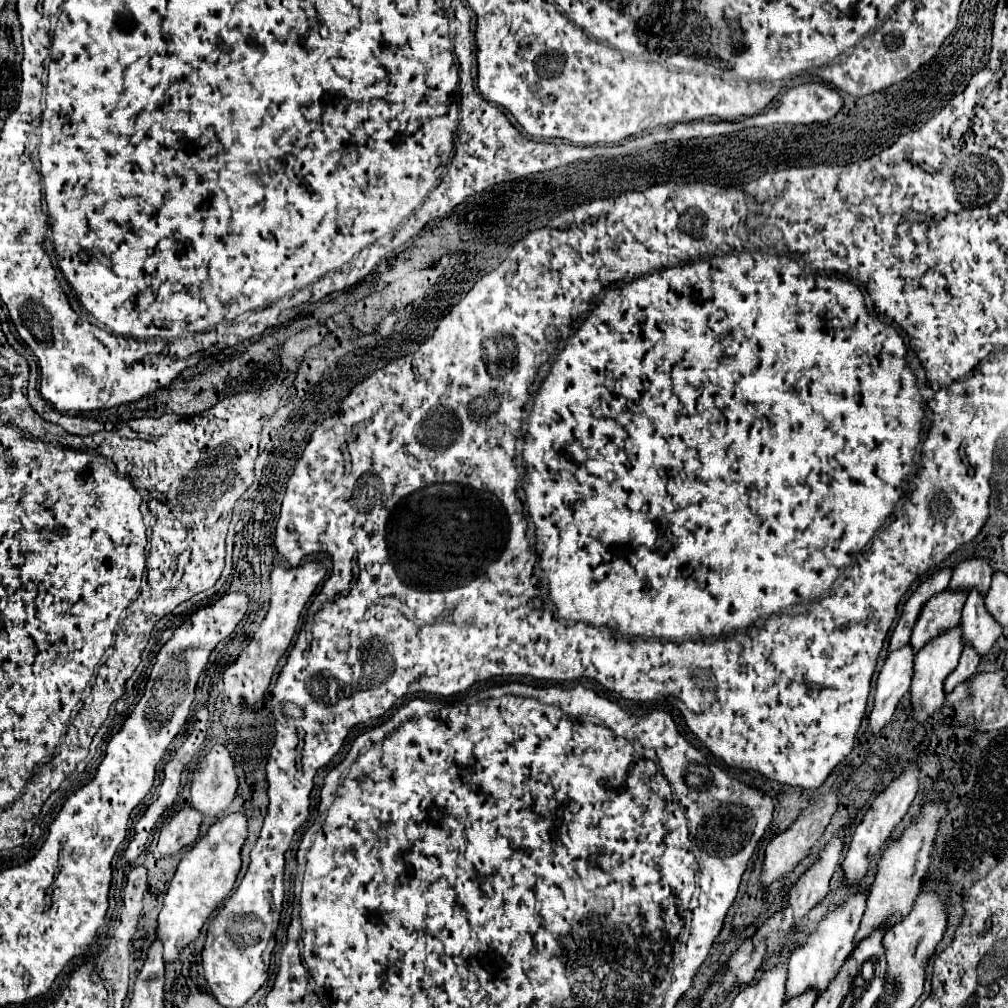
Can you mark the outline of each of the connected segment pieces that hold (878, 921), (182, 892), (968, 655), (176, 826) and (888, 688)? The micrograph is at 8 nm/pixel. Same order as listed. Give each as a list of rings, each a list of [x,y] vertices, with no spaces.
[[[934,802],[924,804],[918,818],[916,818],[916,822],[912,822],[904,830],[904,834],[898,842],[890,842],[888,848],[884,850],[884,854],[878,862],[878,876],[872,884],[870,894],[868,894],[868,906],[866,906],[864,918],[860,922],[860,930],[854,936],[854,948],[862,940],[872,936],[876,930],[886,932],[894,924],[902,922],[902,918],[906,914],[910,914],[910,908],[914,906],[914,900],[916,900],[918,890],[920,890],[920,880],[922,880],[922,876],[926,874],[926,868],[928,868],[932,842],[934,842],[936,828],[938,828],[938,822],[940,822],[942,814],[946,814],[942,804],[934,804]]]
[[[230,814],[220,818],[210,826],[208,834],[200,838],[194,848],[190,848],[170,882],[170,888],[164,896],[164,906],[158,916],[156,938],[164,946],[164,962],[176,962],[182,950],[192,944],[204,926],[204,922],[212,916],[212,912],[222,904],[222,900],[232,892],[236,874],[240,870],[240,848],[246,840],[246,818],[242,814]]]
[[[964,650],[962,656],[960,656],[958,668],[944,682],[946,694],[950,694],[958,684],[962,684],[964,680],[968,680],[970,676],[974,676],[976,668],[978,668],[978,662],[980,662],[980,658],[978,658],[978,654],[974,654],[974,650]]]
[[[184,806],[162,826],[158,838],[158,852],[174,856],[188,844],[194,844],[200,838],[200,824],[202,814],[198,814],[198,810],[194,810],[192,806]]]
[[[910,644],[886,658],[876,680],[874,708],[868,718],[870,734],[878,734],[892,720],[900,698],[910,688],[912,662],[914,662],[914,654],[910,654]]]

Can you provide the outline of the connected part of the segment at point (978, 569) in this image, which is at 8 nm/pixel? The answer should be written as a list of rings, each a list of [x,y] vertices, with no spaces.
[[[966,560],[956,566],[952,580],[948,584],[950,590],[978,590],[982,596],[988,594],[992,582],[992,568],[984,560]]]

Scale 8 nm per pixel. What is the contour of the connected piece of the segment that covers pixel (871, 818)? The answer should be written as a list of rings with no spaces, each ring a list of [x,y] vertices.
[[[908,766],[870,806],[870,810],[866,812],[864,820],[856,826],[854,836],[850,840],[850,848],[846,852],[846,858],[842,862],[842,872],[844,872],[844,884],[846,886],[862,886],[862,880],[868,876],[870,864],[876,858],[876,854],[880,850],[886,848],[886,844],[890,842],[890,836],[896,828],[896,824],[900,824],[900,820],[904,818],[904,814],[908,812],[914,796],[918,792],[918,770],[916,766]]]

